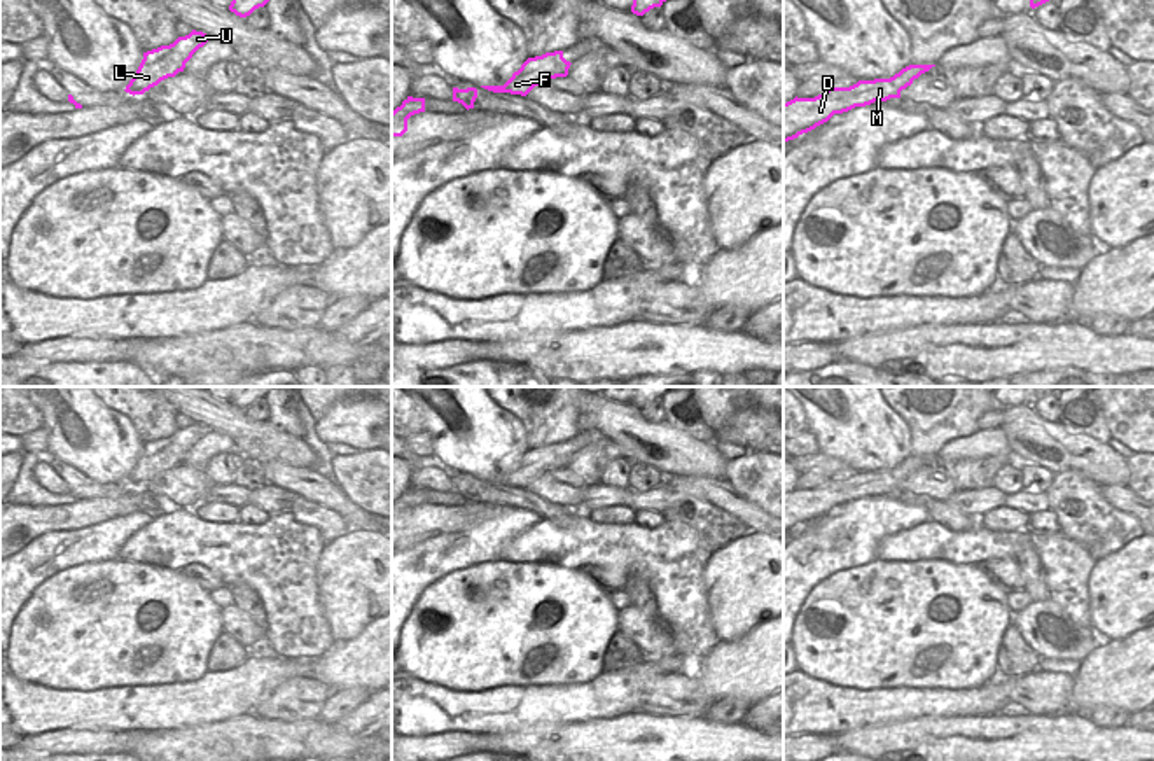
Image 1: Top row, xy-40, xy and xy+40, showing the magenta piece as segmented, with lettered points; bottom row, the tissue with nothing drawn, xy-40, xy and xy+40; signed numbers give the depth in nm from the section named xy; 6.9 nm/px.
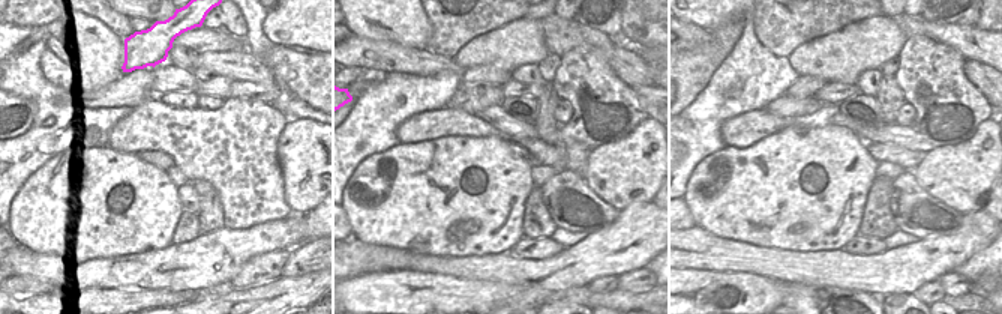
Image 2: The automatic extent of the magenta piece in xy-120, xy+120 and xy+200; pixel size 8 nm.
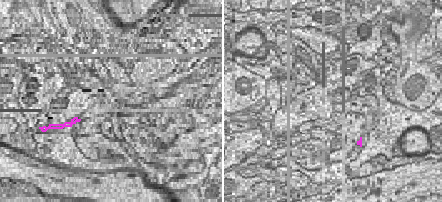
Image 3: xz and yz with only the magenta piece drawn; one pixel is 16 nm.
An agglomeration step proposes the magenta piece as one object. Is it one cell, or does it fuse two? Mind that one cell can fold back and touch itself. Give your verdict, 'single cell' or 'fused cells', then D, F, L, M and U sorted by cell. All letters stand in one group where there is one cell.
single cell; D F L M U

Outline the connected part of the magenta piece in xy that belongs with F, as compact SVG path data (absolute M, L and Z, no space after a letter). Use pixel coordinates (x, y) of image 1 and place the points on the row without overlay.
M563 443L546 444L528 450L518 464L504 478L481 478L493 485L511 485L526 488L535 478L547 471L567 469L570 453L563 450Z

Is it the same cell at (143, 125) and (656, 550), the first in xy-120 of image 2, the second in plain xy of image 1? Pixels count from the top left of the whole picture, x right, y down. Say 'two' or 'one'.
one

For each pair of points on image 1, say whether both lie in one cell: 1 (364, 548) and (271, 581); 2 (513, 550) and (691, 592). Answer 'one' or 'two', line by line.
1: two
2: one

